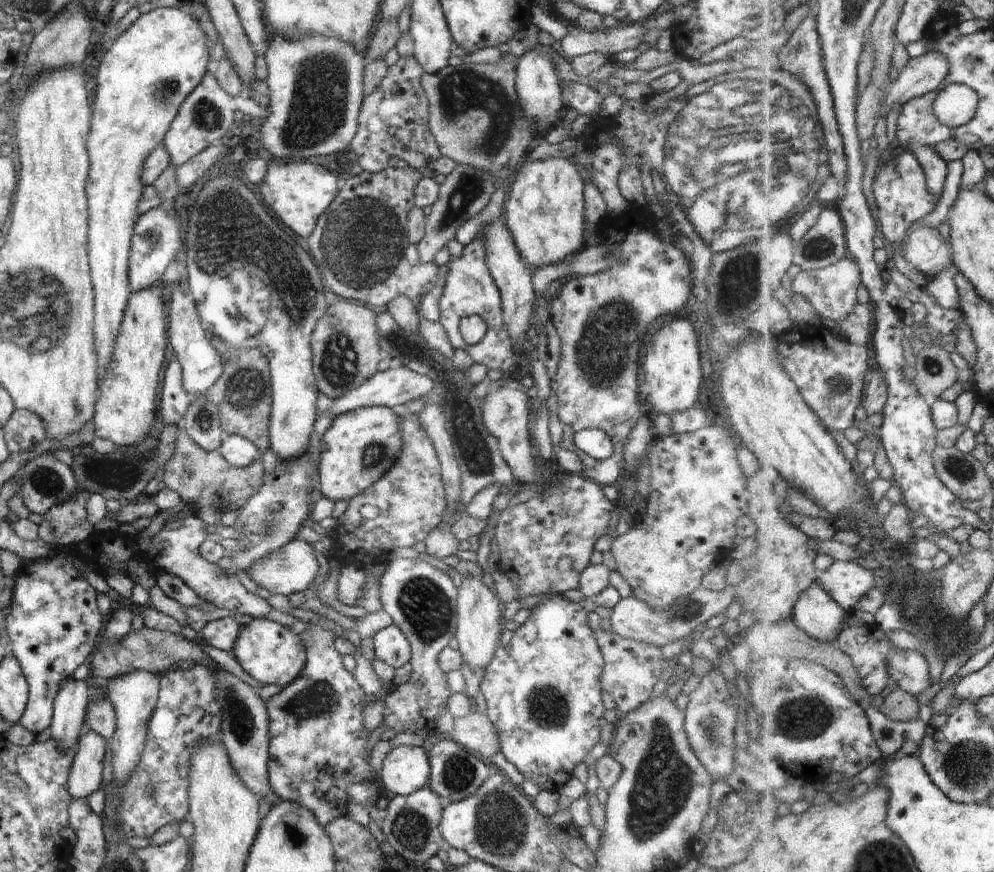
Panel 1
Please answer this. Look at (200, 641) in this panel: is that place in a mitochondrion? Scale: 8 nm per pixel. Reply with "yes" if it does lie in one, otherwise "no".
no

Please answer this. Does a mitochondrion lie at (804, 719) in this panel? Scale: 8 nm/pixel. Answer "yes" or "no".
yes

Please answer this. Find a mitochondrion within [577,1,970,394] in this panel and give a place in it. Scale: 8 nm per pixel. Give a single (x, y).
(698, 127)

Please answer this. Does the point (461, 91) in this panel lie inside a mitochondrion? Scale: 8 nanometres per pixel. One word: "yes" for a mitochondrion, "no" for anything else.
yes

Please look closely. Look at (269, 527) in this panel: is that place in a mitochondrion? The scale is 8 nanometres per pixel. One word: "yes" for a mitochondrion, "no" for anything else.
yes

